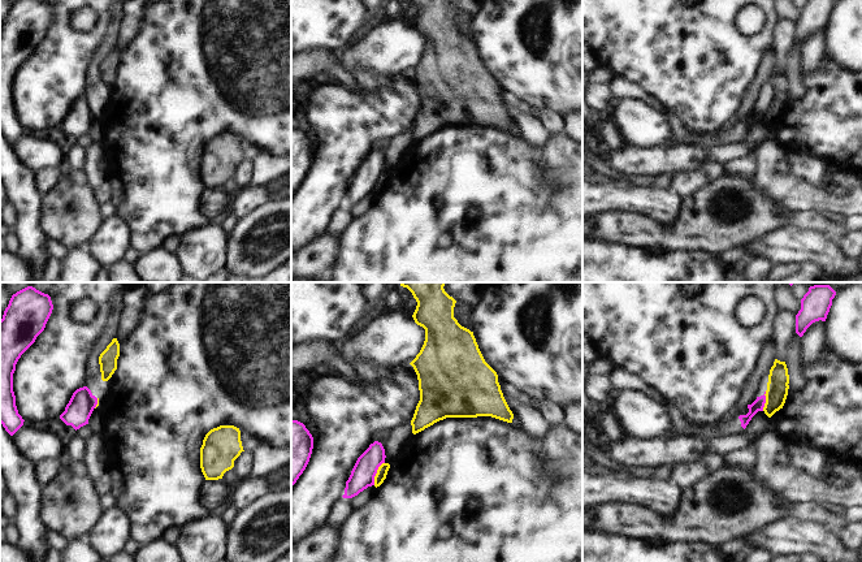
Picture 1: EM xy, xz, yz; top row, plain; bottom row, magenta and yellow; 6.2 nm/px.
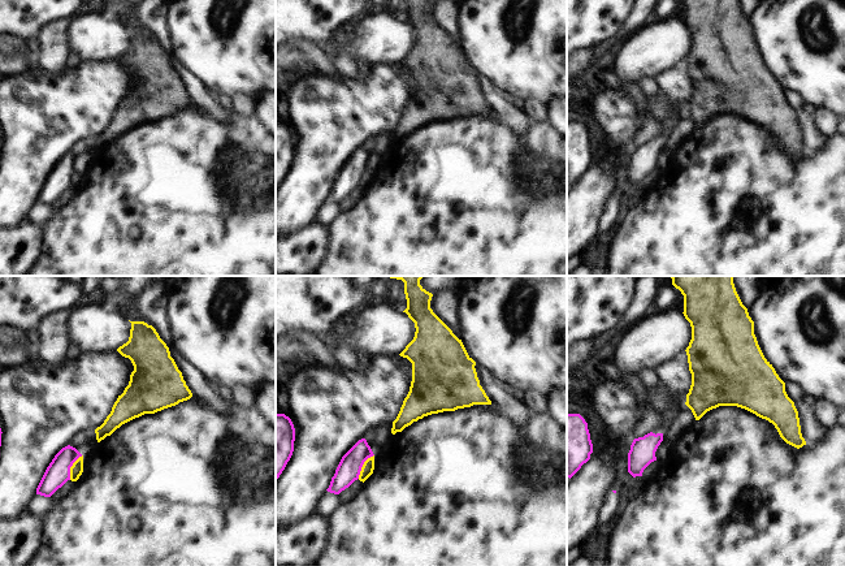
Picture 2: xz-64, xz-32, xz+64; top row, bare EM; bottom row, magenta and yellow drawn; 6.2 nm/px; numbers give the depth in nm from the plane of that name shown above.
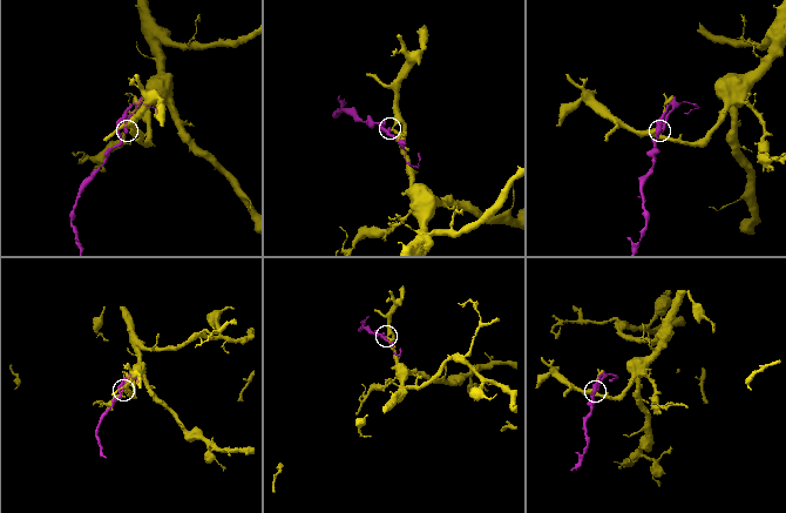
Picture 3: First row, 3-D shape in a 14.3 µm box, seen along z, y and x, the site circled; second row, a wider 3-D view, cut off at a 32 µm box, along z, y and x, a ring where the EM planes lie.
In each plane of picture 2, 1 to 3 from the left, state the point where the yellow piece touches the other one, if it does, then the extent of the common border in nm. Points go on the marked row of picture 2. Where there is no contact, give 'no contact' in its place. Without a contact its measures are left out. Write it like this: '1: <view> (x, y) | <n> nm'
1: xz-64 (70, 466) | 170 nm
2: xz-32 (362, 466) | 180 nm
3: no contact

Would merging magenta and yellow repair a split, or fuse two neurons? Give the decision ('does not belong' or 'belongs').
does not belong

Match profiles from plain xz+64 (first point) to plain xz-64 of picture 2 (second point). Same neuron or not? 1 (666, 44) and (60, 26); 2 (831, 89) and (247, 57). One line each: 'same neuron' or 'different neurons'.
1: different neurons
2: same neuron

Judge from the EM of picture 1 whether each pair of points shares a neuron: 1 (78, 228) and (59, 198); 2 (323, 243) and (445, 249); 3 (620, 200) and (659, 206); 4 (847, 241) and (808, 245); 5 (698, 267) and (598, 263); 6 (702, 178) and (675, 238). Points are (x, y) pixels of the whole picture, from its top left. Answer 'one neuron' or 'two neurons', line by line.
1: one neuron
2: two neurons
3: one neuron
4: two neurons
5: one neuron
6: two neurons

